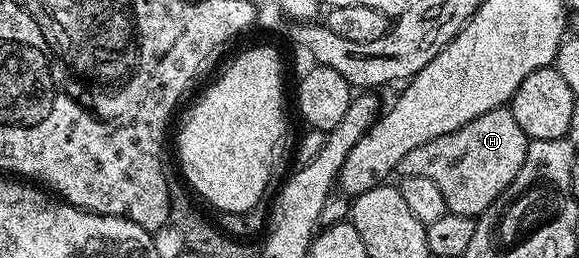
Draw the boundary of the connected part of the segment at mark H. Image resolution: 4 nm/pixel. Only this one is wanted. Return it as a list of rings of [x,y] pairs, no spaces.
[[[512,109],[492,110],[447,136],[415,148],[415,152],[407,152],[399,170],[406,178],[427,176],[432,180],[443,192],[448,213],[476,219],[519,176],[530,141],[516,123]]]

